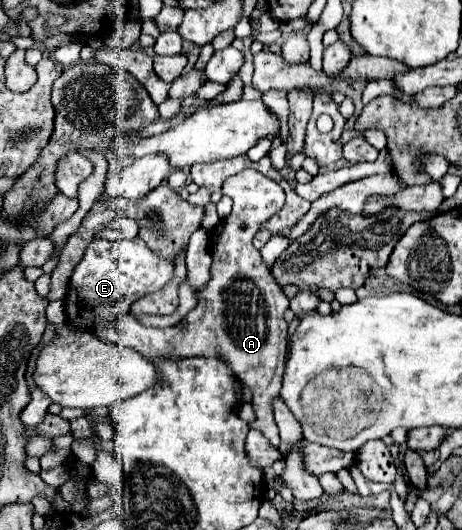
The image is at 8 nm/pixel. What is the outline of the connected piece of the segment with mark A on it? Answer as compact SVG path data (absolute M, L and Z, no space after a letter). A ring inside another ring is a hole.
M241 170L233 178L227 178L223 182L223 194L233 200L233 212L229 218L221 220L211 232L213 238L213 280L209 280L209 286L201 292L201 300L185 318L179 326L173 326L171 330L163 328L145 328L141 326L133 316L123 316L113 322L107 322L99 328L93 330L93 334L101 342L117 342L119 346L127 346L143 354L145 358L185 358L185 356L223 356L229 364L229 368L235 372L235 376L241 380L243 386L249 386L253 392L253 410L255 410L255 422L249 424L249 428L259 430L261 434L267 436L273 448L279 448L279 430L273 420L273 398L281 390L281 380L283 380L283 368L285 368L285 350L287 350L287 322L283 318L283 312L289 308L289 298L283 294L283 290L273 282L273 276L269 274L269 268L263 264L259 250L251 244L253 236L259 232L261 224L265 224L277 210L283 208L285 204L285 192L283 188L259 174L257 170Z

